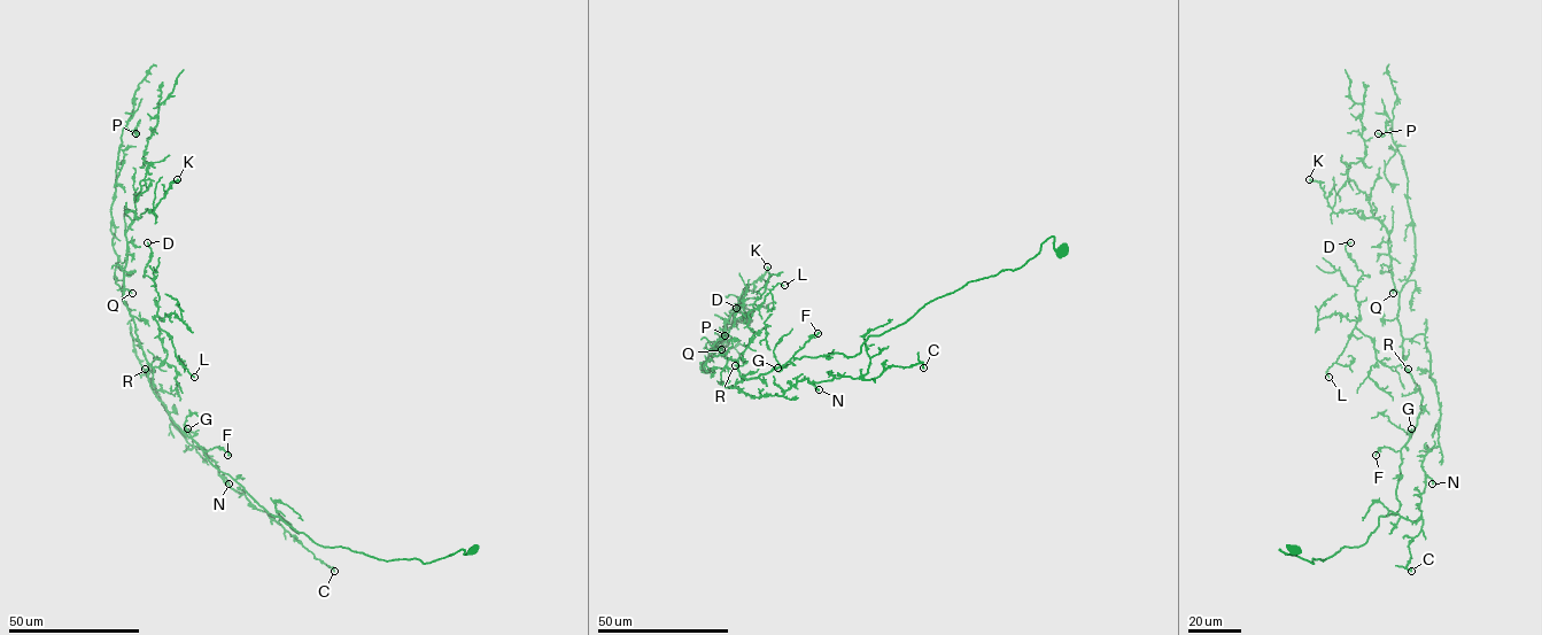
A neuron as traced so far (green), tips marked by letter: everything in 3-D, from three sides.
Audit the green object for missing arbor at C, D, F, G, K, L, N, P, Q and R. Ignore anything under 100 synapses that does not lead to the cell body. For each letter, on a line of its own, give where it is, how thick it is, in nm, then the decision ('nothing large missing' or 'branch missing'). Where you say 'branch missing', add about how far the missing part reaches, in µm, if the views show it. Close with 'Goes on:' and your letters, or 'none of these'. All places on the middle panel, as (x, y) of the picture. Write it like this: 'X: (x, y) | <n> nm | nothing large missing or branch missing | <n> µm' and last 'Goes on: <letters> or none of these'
C: (923, 368) | 90 nm | nothing large missing
D: (736, 308) | 120 nm | nothing large missing
F: (818, 333) | 130 nm | nothing large missing
G: (777, 368) | 160 nm | nothing large missing
K: (767, 266) | 240 nm | nothing large missing
L: (784, 285) | 100 nm | nothing large missing
N: (819, 389) | 180 nm | nothing large missing
P: (725, 335) | 120 nm | nothing large missing
Q: (721, 349) | 140 nm | nothing large missing
R: (735, 365) | 110 nm | nothing large missing
Goes on: none of these

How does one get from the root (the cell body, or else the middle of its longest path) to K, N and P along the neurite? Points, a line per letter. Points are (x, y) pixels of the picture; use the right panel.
K: (1295, 549), (1279, 549), (1323, 560), (1396, 513), (1422, 401), (1388, 232), (1334, 213), (1309, 179)
N: (1295, 549), (1279, 549), (1323, 560), (1399, 510), (1422, 401), (1402, 342), (1419, 334), (1440, 405), (1432, 484)
P: (1295, 549), (1323, 560), (1396, 513), (1419, 415), (1407, 172), (1378, 133)

